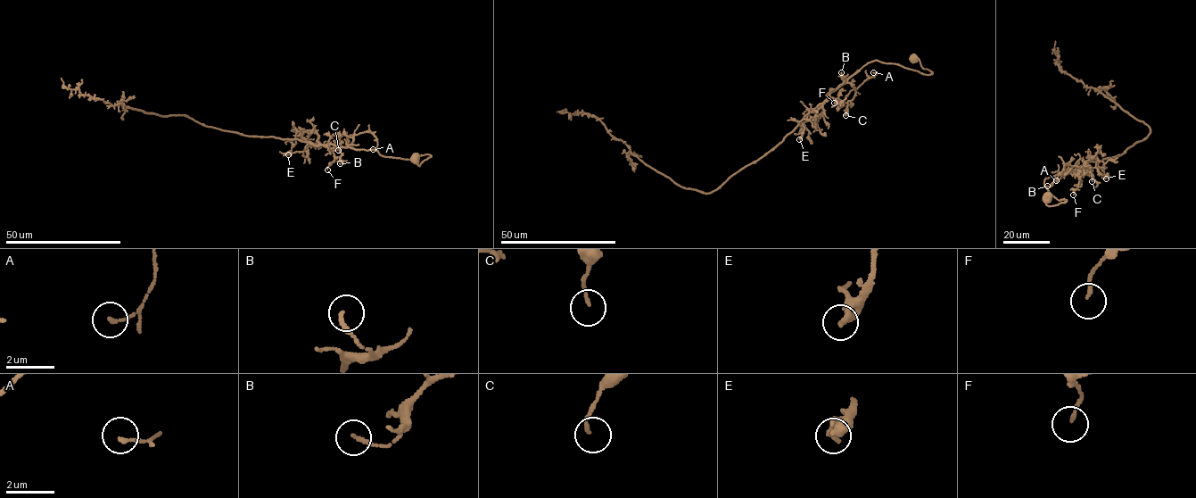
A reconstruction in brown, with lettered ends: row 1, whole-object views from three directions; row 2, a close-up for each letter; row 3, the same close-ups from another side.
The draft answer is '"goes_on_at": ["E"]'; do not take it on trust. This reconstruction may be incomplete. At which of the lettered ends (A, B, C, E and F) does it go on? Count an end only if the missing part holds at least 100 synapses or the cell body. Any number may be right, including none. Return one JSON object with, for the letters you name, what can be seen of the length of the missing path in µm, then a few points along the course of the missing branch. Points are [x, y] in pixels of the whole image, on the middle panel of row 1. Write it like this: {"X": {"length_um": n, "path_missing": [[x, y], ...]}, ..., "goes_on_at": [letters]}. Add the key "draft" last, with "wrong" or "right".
{"goes_on_at": [], "draft": "wrong"}

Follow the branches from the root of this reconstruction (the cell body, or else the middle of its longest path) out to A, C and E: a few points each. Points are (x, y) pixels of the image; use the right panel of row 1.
A: (1049, 198), (1047, 205), (1066, 202), (1049, 192), (1043, 181), (1064, 174), (1072, 166), (1065, 164), (1056, 180)
C: (1049, 198), (1047, 205), (1066, 202), (1049, 192), (1043, 181), (1064, 174), (1074, 166), (1089, 167), (1092, 181)
E: (1049, 198), (1047, 205), (1067, 200), (1057, 200), (1049, 192), (1045, 178), (1077, 169), (1095, 154), (1106, 178)

